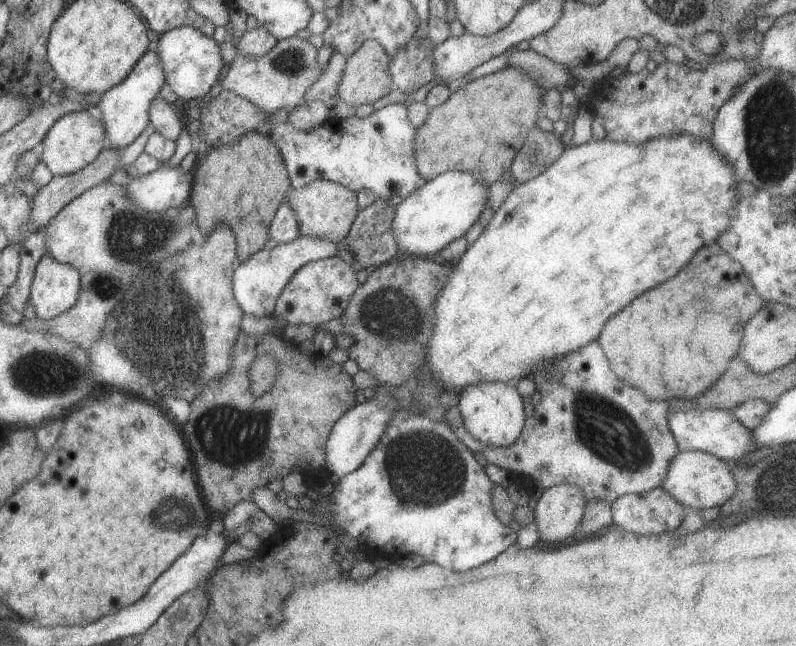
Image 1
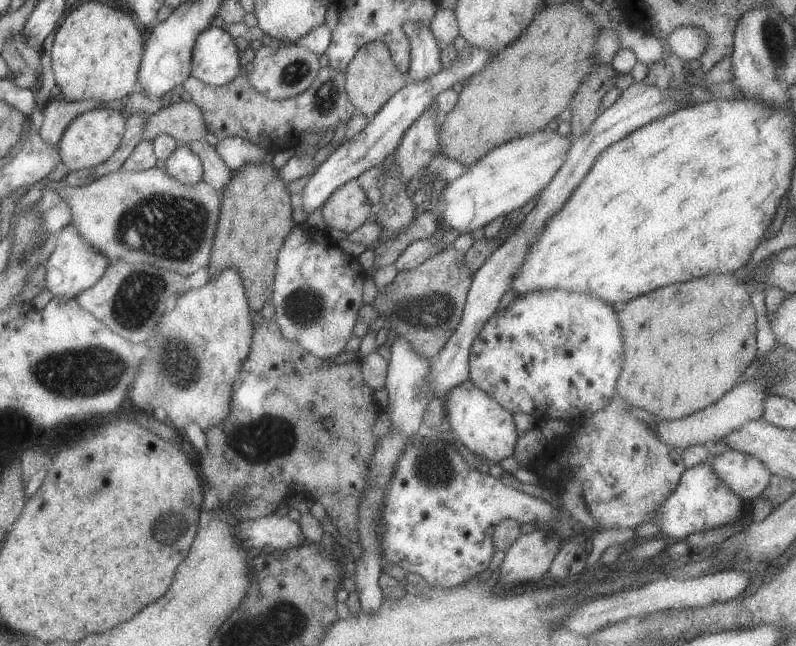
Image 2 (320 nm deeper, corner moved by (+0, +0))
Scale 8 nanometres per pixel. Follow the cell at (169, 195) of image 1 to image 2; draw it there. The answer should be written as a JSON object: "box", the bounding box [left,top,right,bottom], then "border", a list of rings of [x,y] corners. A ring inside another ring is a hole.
{"box":[165,144,202,185],"border":[[[179,144],[167,157],[165,172],[172,179],[178,180],[186,185],[192,185],[202,180],[201,159],[189,145]]]}

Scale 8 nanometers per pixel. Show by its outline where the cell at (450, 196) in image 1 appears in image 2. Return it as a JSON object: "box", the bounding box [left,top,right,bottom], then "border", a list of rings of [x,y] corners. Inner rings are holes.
{"box":[431,128,572,234],"border":[[[546,128],[493,148],[478,162],[467,166],[460,178],[446,182],[439,195],[438,210],[431,214],[460,234],[482,229],[491,220],[503,218],[535,199],[563,165],[572,142],[570,136],[559,136]]]}

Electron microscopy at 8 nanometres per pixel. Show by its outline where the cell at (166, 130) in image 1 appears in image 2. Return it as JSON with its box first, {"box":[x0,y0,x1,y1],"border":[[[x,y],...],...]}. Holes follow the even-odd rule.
{"box":[179,141,232,193],"border":[[[189,141],[179,143],[189,145],[192,151],[201,159],[202,180],[212,186],[220,193],[228,184],[232,175],[232,170],[223,162],[217,151],[208,142]]]}

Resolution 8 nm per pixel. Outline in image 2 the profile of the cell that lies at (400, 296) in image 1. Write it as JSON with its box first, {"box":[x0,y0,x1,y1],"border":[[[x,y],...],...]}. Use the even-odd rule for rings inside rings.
{"box":[372,247,472,356],"border":[[[446,247],[433,253],[417,268],[399,271],[383,291],[377,291],[372,306],[378,316],[387,318],[389,338],[403,337],[422,356],[435,356],[453,334],[461,320],[466,293],[472,282],[464,254]]]}

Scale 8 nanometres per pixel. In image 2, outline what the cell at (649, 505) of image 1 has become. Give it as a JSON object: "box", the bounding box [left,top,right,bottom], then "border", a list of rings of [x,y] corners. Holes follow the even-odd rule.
{"box":[653,461,743,540],"border":[[[708,461],[687,468],[681,474],[674,492],[655,510],[653,519],[659,527],[659,536],[685,540],[693,532],[703,532],[719,526],[729,526],[741,520],[743,504],[731,490],[727,490],[717,476],[713,476]]]}

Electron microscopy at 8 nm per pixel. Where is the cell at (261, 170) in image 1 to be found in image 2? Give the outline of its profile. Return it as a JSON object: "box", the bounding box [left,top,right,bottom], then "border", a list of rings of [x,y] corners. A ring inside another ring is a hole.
{"box":[208,164,295,312],"border":[[[246,164],[232,171],[229,184],[220,192],[220,213],[208,272],[217,278],[226,268],[233,267],[244,286],[249,308],[255,312],[259,312],[267,300],[272,300],[276,254],[295,224],[291,219],[294,199],[285,191],[285,186],[271,164]]]}

